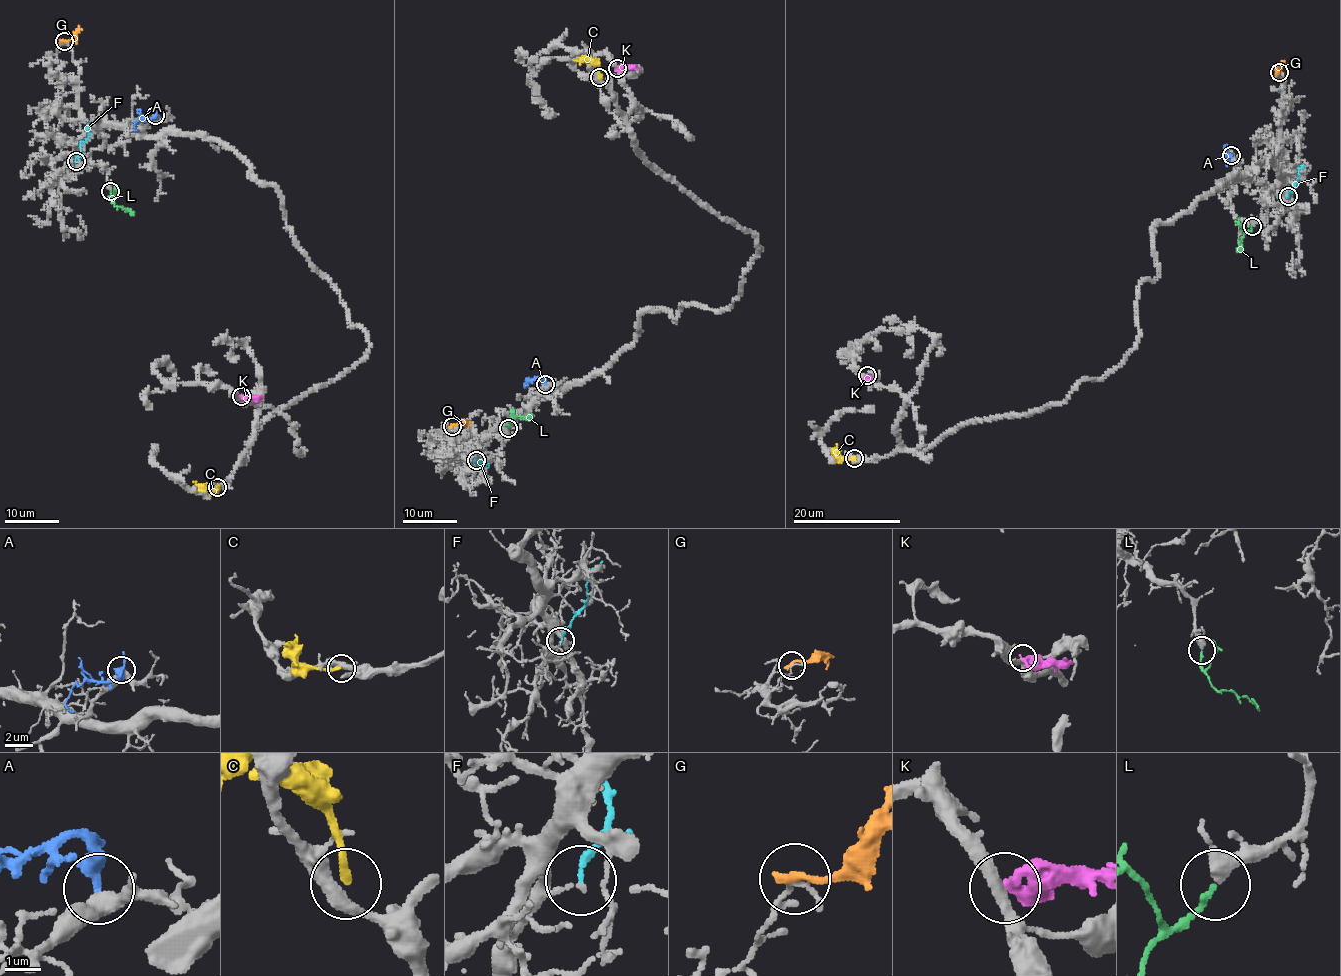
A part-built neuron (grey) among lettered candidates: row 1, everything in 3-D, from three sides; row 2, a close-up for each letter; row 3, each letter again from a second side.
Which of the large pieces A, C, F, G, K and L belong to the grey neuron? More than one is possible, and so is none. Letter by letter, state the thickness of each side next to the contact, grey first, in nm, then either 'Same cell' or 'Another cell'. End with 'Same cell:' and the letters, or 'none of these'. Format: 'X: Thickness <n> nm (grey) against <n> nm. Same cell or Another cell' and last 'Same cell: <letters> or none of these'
A: Thickness 400 nm (grey) against 440 nm. Same cell
C: Thickness 400 nm (grey) against 240 nm. Another cell
F: Thickness 130 nm (grey) against 190 nm. Another cell
G: Thickness 110 nm (grey) against 280 nm. Another cell
K: Thickness 340 nm (grey) against 500 nm. Another cell
L: Thickness 360 nm (grey) against 160 nm. Same cell
Same cell: A, L

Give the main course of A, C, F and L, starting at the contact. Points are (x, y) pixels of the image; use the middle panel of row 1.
A: (544, 385), (541, 376), (527, 385)
C: (599, 77), (599, 69), (589, 60), (574, 59)
F: (475, 460), (479, 465), (486, 463), (487, 468)
L: (508, 427), (513, 418), (531, 417)

